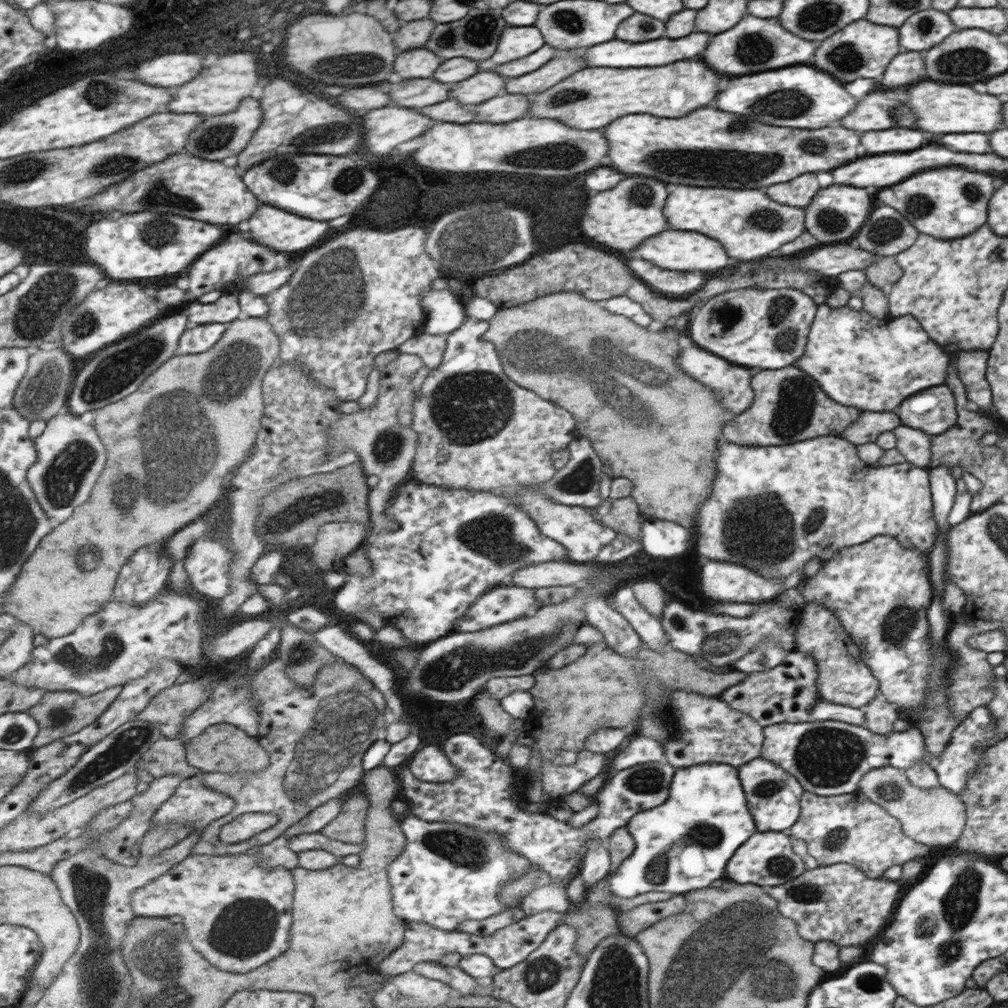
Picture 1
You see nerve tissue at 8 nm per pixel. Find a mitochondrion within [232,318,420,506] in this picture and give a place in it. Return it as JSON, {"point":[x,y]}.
{"point":[384,448]}

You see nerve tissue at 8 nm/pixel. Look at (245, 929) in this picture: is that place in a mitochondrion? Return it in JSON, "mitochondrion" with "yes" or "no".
{"mitochondrion":"yes"}

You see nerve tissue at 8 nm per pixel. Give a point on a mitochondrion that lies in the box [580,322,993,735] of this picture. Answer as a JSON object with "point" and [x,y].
{"point":[765,533]}

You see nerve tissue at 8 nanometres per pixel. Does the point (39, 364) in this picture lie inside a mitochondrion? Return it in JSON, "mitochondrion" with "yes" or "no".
{"mitochondrion":"yes"}

